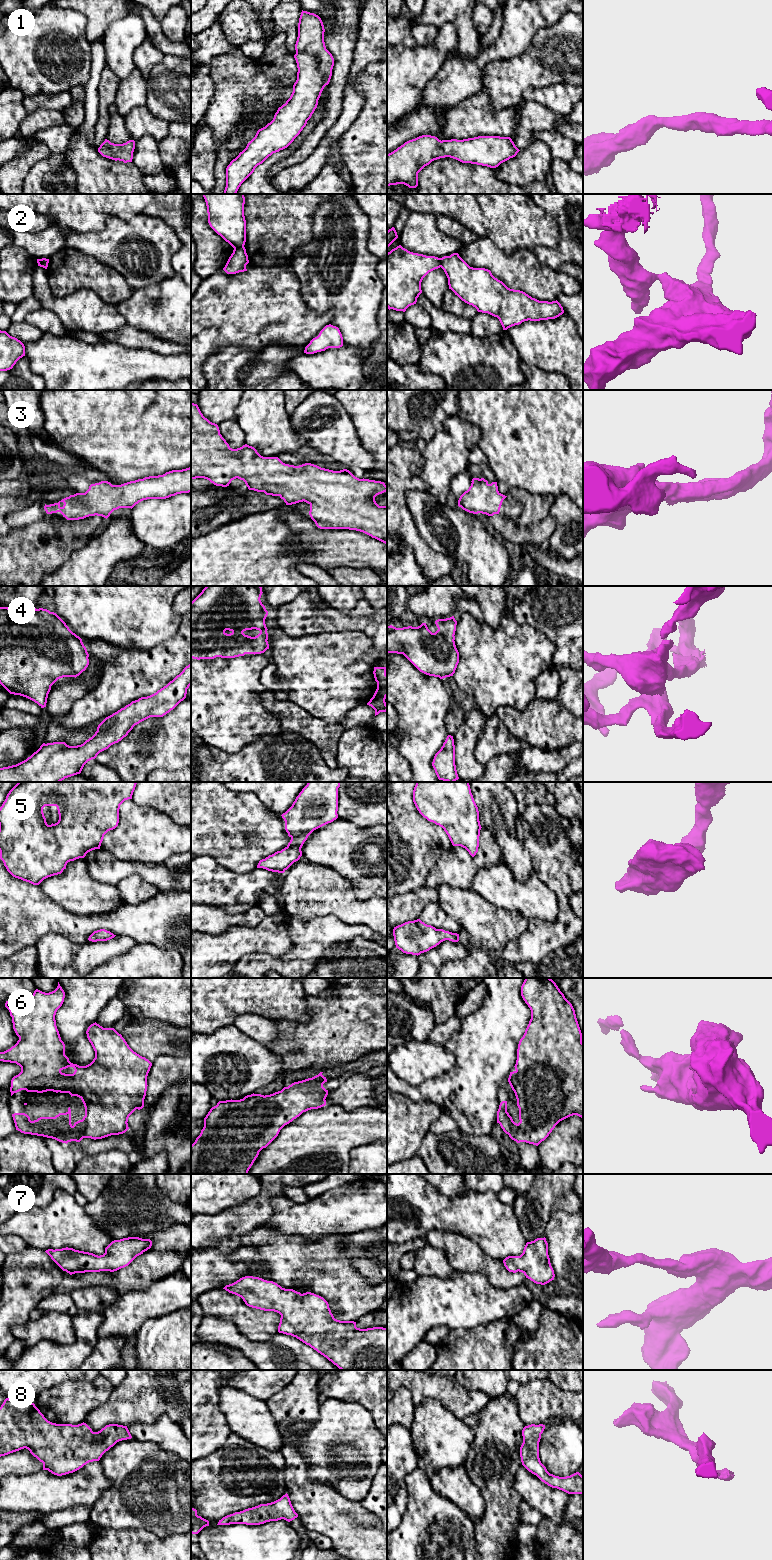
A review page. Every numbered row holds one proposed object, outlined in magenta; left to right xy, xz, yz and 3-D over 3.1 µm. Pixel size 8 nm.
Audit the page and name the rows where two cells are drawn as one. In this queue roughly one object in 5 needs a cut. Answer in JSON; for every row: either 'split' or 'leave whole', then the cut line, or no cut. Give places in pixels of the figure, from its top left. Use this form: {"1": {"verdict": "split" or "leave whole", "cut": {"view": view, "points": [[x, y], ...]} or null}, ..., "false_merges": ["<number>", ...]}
{"1": {"verdict": "leave whole", "cut": null}, "2": {"verdict": "split", "cut": {"view": "xz", "points": [[243, 246], [234, 248]]}}, "3": {"verdict": "leave whole", "cut": null}, "4": {"verdict": "leave whole", "cut": null}, "5": {"verdict": "leave whole", "cut": null}, "6": {"verdict": "leave whole", "cut": null}, "7": {"verdict": "leave whole", "cut": null}, "8": {"verdict": "leave whole", "cut": null}, "false_merges": ["2"]}

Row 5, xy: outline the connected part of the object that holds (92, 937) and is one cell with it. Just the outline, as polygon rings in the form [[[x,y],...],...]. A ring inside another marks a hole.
[[[100,929],[97,931],[94,931],[88,938],[89,941],[97,942],[97,941],[107,941],[112,938],[114,938],[116,935],[111,933],[110,931],[107,931],[105,929]]]

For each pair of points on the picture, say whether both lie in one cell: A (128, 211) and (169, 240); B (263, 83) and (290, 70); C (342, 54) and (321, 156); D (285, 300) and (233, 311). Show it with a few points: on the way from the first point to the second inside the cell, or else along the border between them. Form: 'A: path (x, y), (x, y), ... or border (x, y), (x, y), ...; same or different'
A: border (142, 212), (128, 220), (121, 220), (110, 215); different
B: border (255, 63), (266, 76), (292, 85); different
C: border (339, 113), (335, 123), (312, 152); different
D: path (272, 311), (246, 311); same

